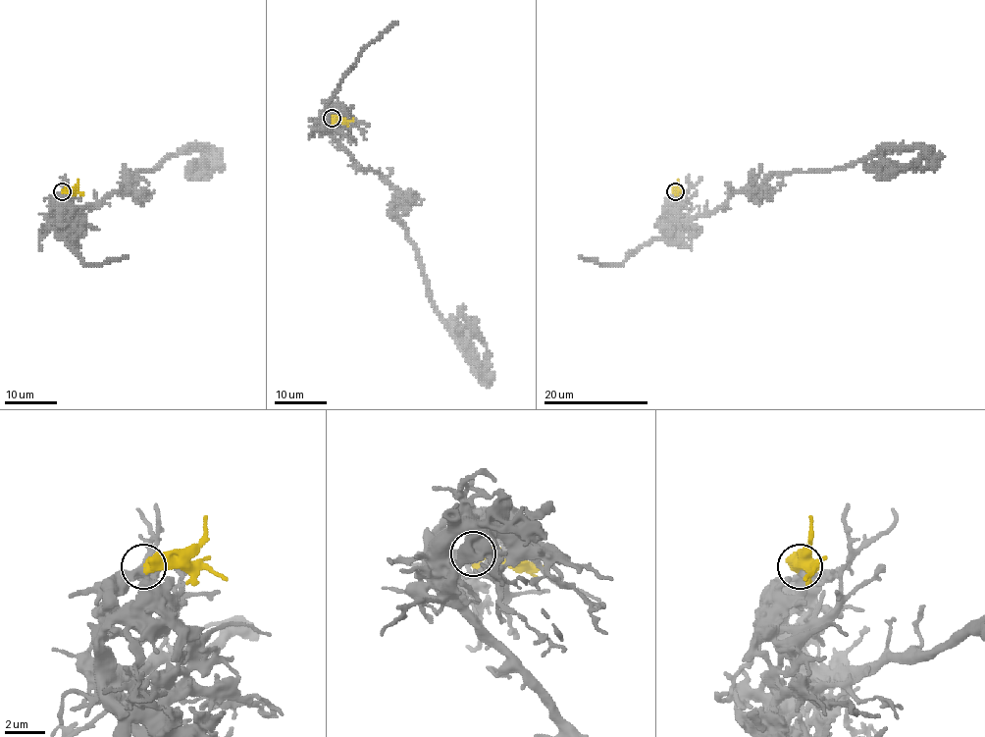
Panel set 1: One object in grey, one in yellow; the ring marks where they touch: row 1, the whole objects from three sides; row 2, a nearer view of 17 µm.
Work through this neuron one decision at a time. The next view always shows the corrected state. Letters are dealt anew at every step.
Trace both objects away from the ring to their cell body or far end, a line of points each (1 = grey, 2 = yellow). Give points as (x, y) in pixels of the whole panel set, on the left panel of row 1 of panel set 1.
1: (62, 192), (54, 218), (77, 215), (122, 190), (129, 175), (176, 154), (205, 147), (215, 169), (192, 158)
2: (62, 192), (83, 194)

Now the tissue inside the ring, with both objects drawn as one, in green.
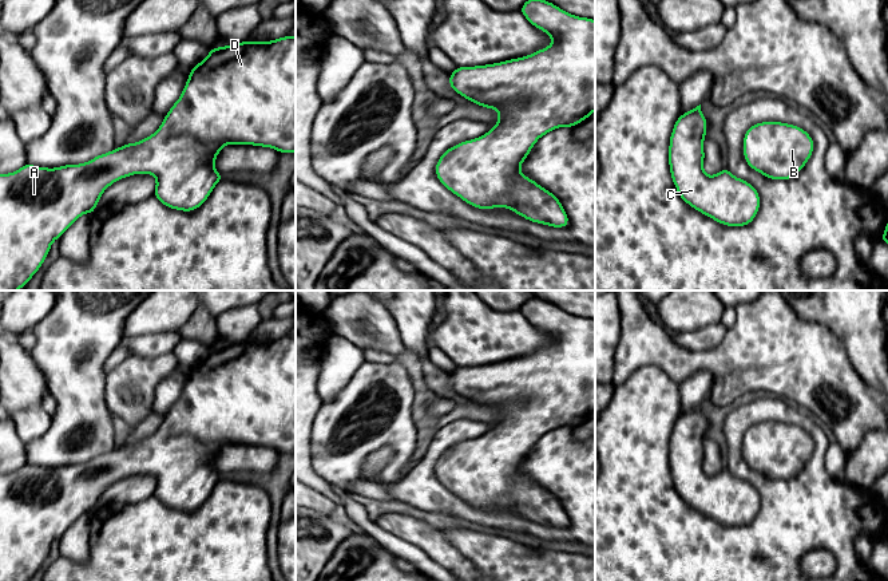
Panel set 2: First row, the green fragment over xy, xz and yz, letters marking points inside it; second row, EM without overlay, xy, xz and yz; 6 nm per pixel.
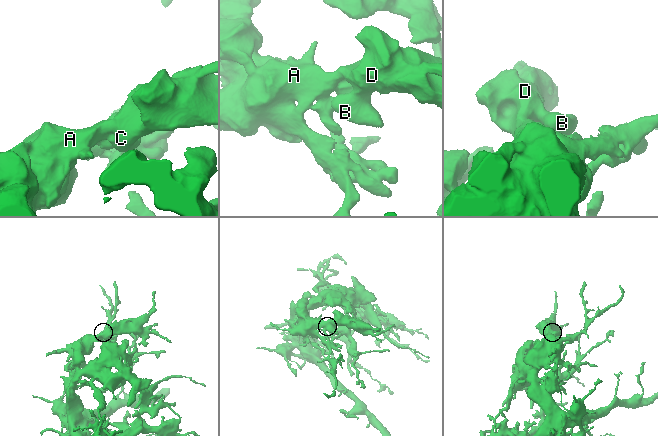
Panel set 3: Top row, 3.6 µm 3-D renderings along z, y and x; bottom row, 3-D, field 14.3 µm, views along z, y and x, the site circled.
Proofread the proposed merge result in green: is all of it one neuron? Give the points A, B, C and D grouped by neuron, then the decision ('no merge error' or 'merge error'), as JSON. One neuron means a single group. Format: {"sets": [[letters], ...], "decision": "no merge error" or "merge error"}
{"sets": [["A", "B", "C", "D"]], "decision": "no merge error"}

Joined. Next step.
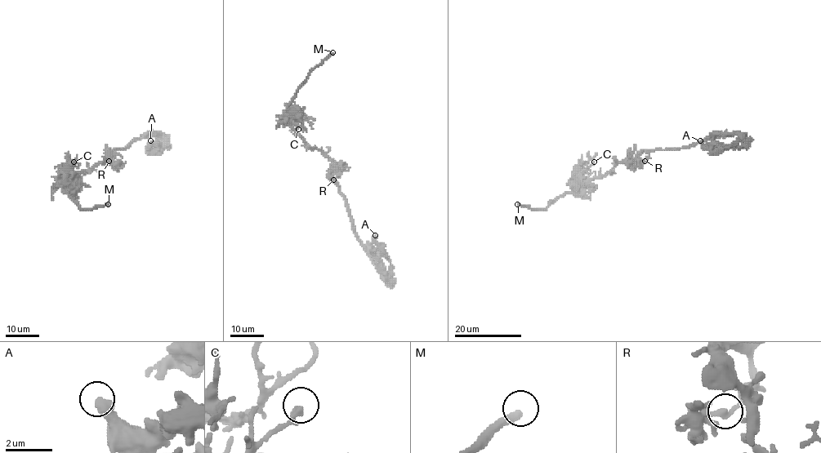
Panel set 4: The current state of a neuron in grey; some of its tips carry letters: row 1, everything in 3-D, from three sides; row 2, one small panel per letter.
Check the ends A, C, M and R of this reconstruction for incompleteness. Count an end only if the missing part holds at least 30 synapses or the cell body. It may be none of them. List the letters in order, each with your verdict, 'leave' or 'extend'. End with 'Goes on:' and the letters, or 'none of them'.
A: leave
C: leave
M: extend
R: leave
Goes on: M

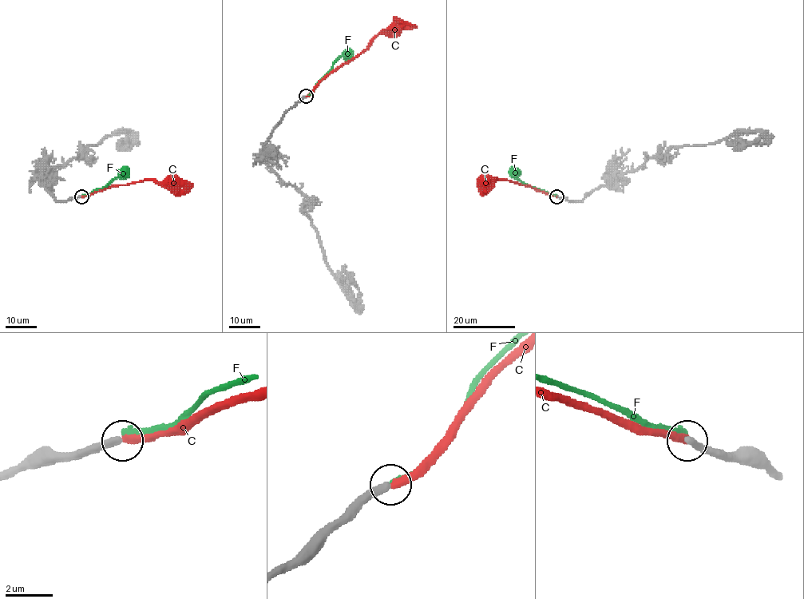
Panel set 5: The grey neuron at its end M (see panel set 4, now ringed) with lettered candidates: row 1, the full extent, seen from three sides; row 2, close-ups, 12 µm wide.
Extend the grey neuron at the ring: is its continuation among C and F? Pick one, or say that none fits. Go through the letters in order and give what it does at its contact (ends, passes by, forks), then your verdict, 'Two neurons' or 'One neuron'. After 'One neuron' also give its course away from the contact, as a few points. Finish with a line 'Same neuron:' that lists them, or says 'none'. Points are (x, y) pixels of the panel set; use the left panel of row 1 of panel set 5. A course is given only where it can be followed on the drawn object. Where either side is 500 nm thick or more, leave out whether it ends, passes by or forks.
C: It ends there. One neuron. Its course: (81, 196), (109, 187), (144, 180), (163, 183), (168, 176), (174, 176), (174, 179)
F: It ends there. Two neurons
Same neuron: C

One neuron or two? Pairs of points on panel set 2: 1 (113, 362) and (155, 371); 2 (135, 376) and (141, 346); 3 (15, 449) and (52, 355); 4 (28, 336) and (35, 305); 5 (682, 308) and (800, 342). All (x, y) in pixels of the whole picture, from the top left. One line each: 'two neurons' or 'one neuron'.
1: two neurons
2: two neurons
3: two neurons
4: two neurons
5: two neurons

